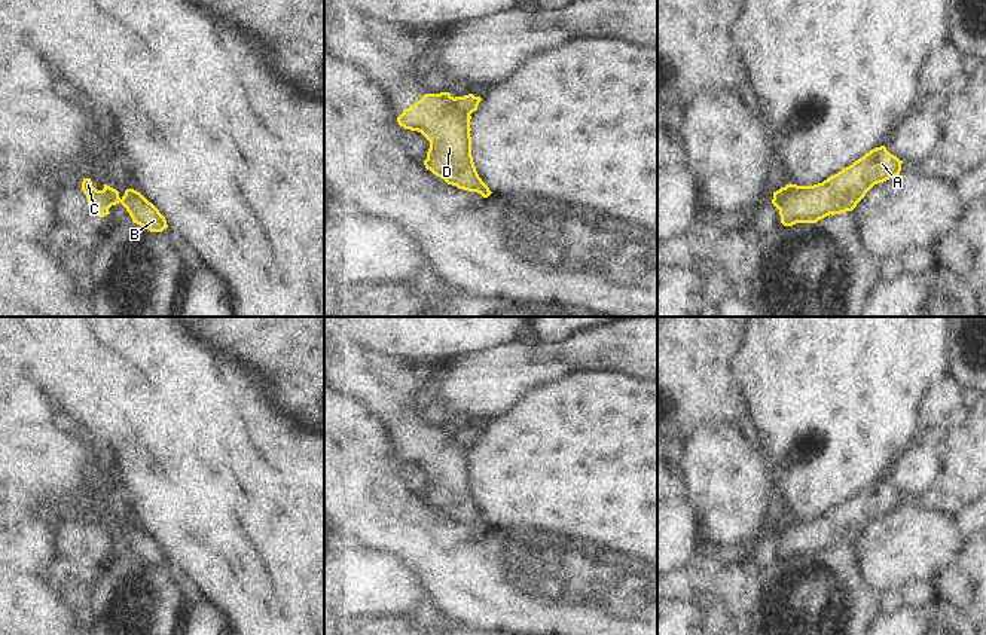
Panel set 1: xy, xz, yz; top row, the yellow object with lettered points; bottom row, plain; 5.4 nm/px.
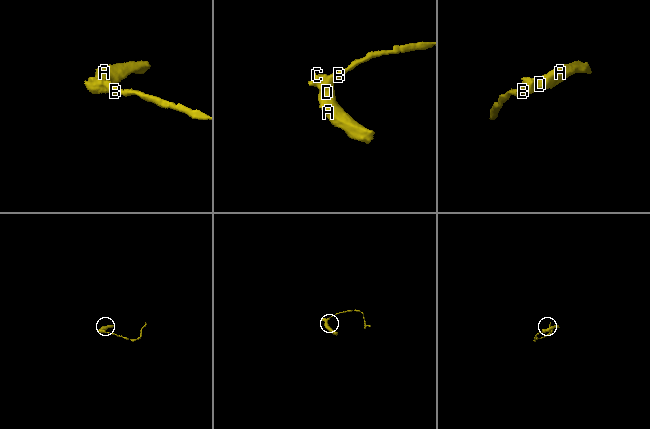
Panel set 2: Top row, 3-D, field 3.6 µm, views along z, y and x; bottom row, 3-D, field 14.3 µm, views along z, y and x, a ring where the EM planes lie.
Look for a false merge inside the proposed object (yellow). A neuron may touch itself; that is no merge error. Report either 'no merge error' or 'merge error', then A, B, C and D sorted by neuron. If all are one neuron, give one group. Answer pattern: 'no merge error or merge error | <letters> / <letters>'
merge error | A C D / B

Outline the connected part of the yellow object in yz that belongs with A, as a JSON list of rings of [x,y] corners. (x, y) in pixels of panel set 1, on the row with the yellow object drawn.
[[[880,146],[822,183],[790,183],[778,190],[781,223],[816,223],[830,214],[852,211],[874,184],[900,175],[901,164],[903,161]]]

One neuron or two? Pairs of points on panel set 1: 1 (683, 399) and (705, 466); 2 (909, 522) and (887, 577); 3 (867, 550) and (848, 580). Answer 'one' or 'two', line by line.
1: two
2: one
3: two

